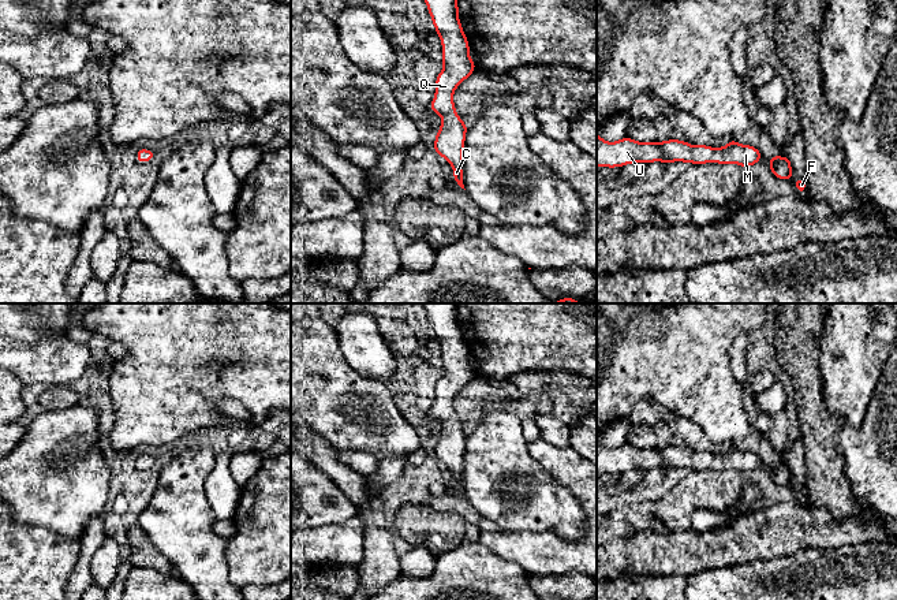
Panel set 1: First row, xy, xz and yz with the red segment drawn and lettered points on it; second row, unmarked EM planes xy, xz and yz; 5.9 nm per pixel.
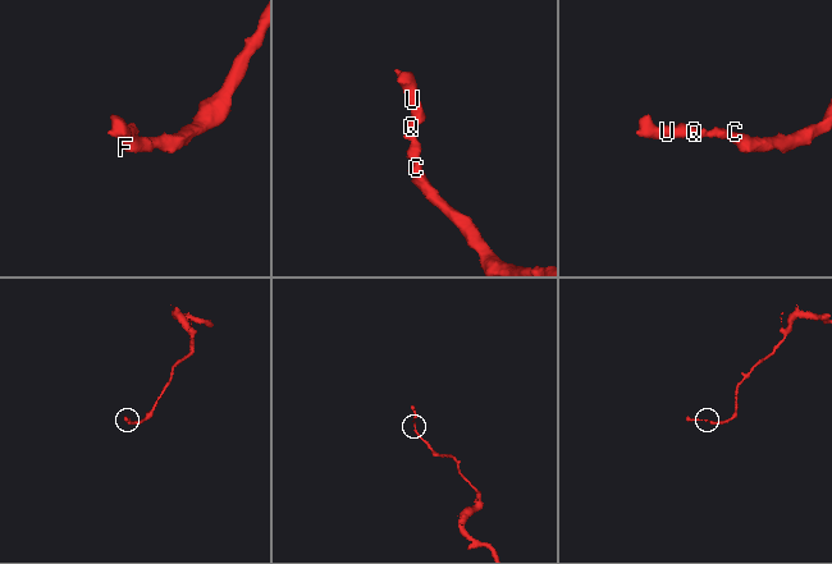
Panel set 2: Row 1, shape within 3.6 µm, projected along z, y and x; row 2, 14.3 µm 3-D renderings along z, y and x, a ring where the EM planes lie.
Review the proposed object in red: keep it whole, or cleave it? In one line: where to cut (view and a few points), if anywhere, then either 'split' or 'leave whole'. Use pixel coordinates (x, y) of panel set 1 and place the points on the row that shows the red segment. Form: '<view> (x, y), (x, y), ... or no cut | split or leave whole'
no cut | leave whole

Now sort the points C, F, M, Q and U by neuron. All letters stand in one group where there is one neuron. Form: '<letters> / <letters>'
C F M Q U

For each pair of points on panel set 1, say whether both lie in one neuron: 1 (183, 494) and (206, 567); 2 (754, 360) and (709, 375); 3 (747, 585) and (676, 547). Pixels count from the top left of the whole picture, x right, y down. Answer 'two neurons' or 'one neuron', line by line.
1: one neuron
2: two neurons
3: two neurons

